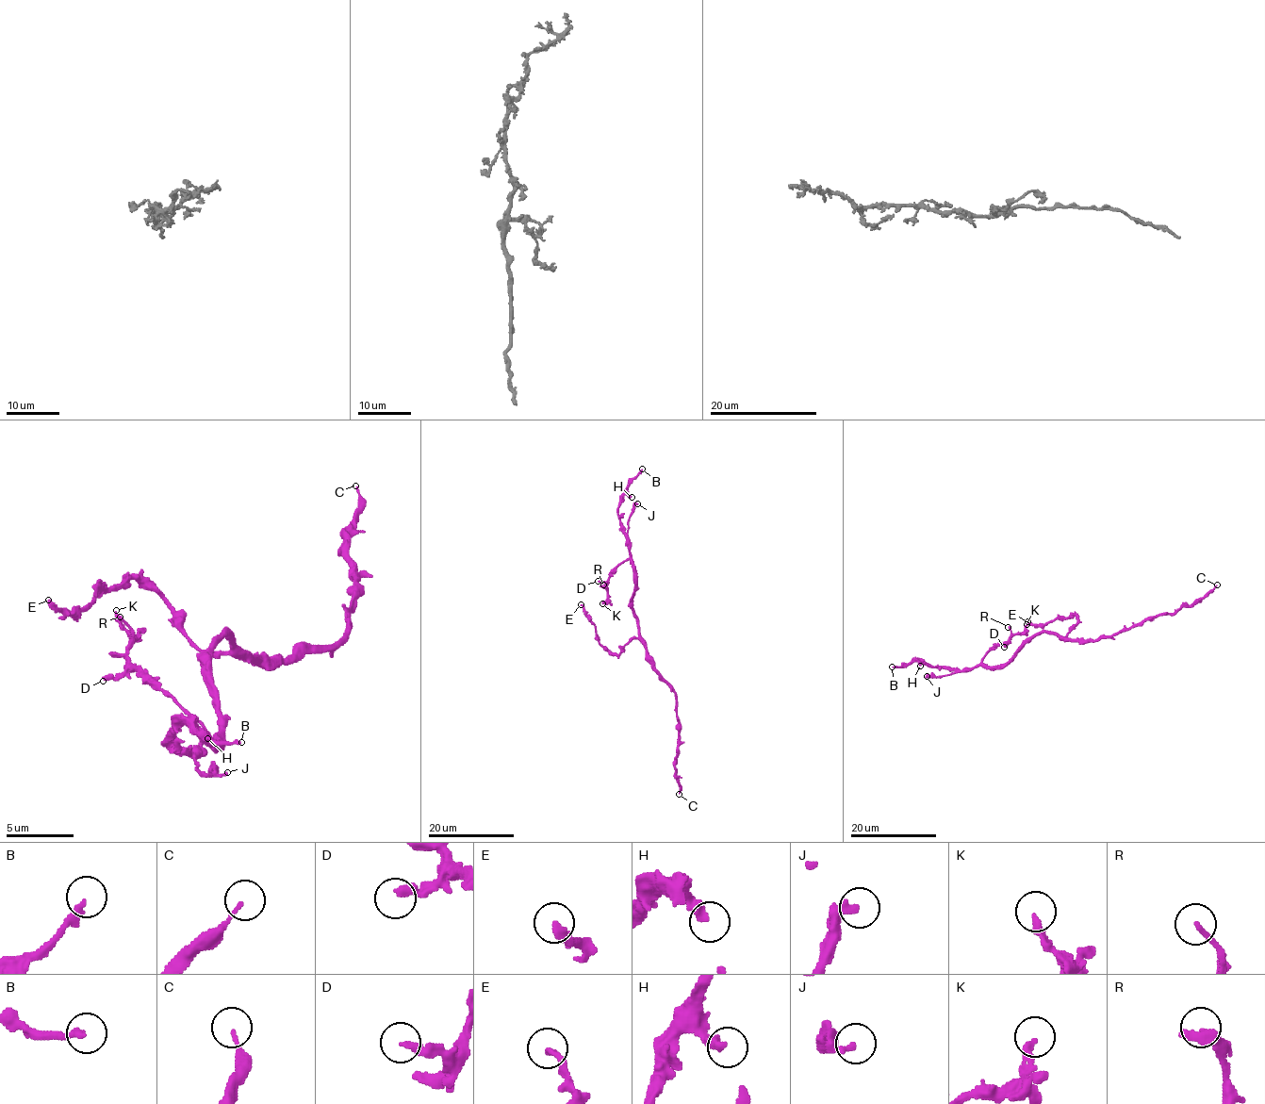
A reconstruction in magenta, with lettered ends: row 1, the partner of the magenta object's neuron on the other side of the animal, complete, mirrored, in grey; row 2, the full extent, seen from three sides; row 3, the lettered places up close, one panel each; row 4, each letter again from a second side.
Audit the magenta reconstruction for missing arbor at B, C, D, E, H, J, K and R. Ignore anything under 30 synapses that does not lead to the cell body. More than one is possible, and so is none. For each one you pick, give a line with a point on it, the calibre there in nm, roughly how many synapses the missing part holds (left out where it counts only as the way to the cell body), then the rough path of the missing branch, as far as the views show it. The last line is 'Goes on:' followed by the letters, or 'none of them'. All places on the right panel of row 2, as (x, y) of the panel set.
B: place (892, 667); calibre 240 nm; 45 synapses; course (892, 667), (870, 667), (865, 670)
Goes on: B

